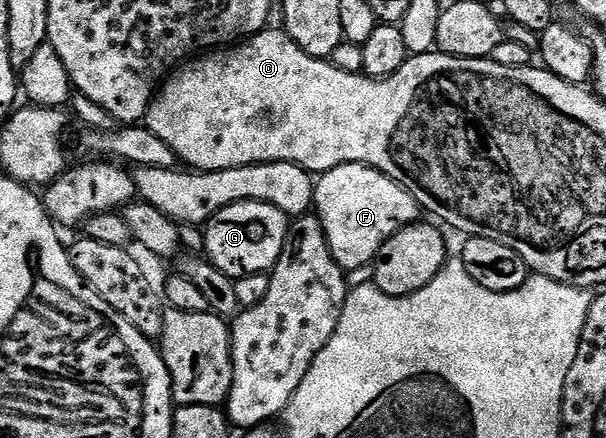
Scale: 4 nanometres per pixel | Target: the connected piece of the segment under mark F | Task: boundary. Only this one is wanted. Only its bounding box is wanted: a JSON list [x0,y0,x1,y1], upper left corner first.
[312,163,419,272]

